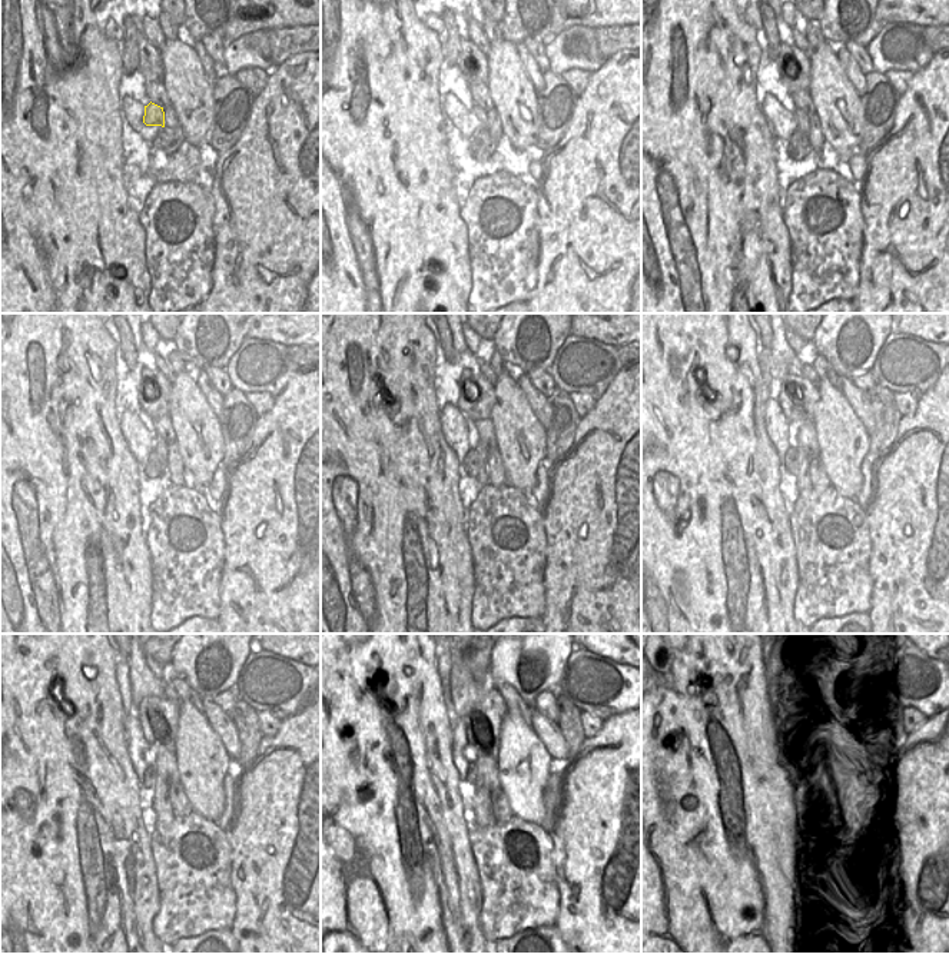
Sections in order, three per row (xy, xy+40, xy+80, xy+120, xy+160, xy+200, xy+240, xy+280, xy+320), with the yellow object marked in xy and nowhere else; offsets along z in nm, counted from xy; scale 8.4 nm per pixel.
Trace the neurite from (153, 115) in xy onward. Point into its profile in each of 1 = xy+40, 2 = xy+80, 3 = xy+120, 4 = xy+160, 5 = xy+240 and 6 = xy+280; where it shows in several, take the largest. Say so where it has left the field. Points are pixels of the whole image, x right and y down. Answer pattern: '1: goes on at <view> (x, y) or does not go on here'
1: goes on at xy+40 (481, 115)
2: goes on at xy+80 (802, 119)
3: goes on at xy+120 (161, 446)
4: goes on at xy+160 (481, 449)
5: goes on at xy+240 (163, 813)
6: goes on at xy+280 (481, 815)

